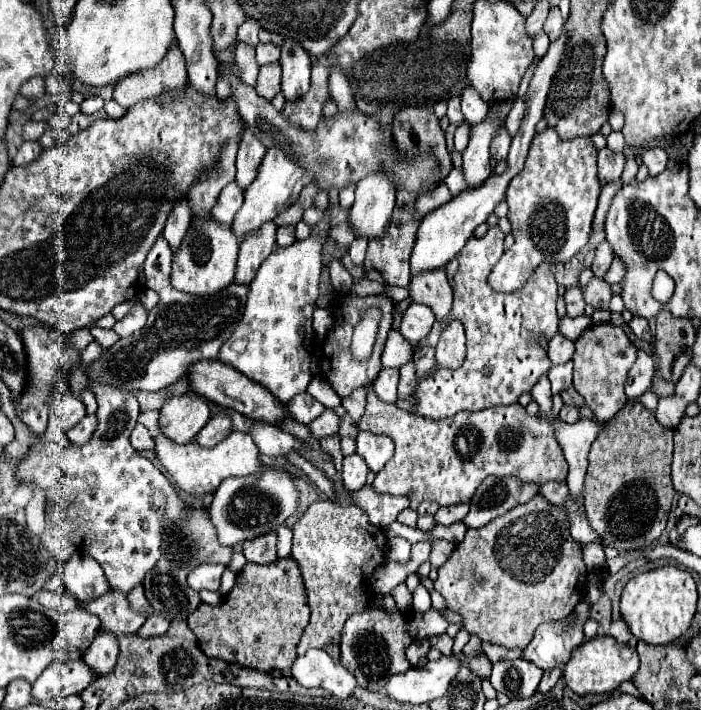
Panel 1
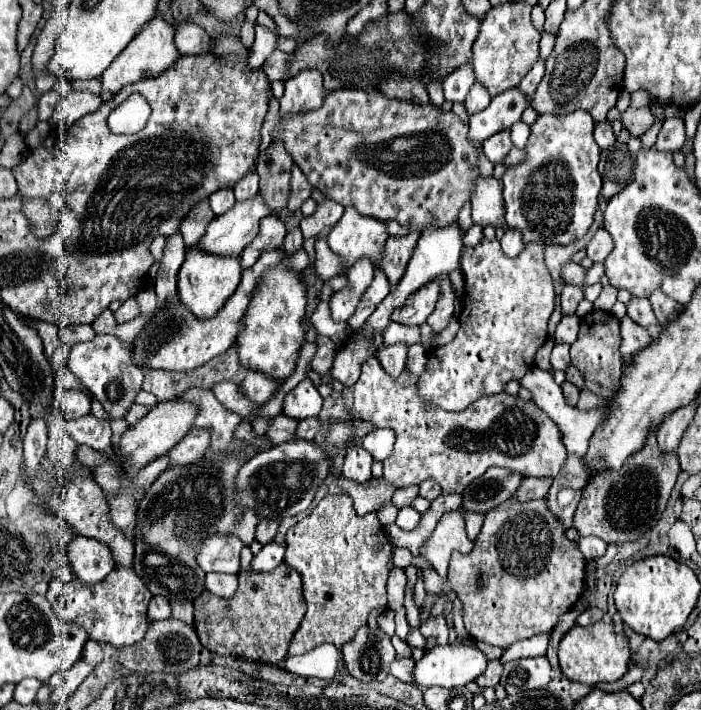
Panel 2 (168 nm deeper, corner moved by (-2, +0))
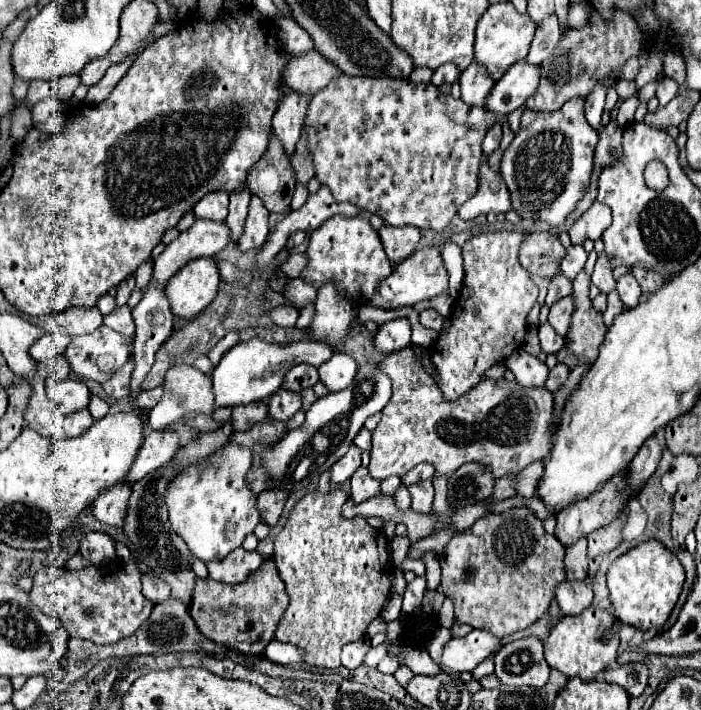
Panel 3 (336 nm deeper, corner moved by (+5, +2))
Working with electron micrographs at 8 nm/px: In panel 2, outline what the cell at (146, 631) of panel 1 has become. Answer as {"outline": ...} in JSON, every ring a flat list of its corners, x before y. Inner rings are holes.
{"outline":[[152,597,148,605,150,621,164,621,170,617,170,603,166,597]]}

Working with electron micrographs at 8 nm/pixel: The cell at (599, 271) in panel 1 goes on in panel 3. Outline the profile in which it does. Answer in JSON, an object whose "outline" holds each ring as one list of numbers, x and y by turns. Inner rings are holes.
{"outline":[[595,201,569,229,569,237,573,245,581,245,585,239,597,241,603,231,611,225,611,209,603,207,603,203]]}

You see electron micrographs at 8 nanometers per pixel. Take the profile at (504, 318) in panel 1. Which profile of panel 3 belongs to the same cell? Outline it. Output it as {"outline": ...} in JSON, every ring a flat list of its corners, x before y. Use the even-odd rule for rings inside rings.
{"outline":[[493,231,493,233,477,233,463,245,465,277,463,277,463,289,451,309,451,331,439,337,431,349,431,361,441,375,439,389,443,391,447,399,457,399,459,395,469,391,473,385,477,385,481,381,483,371,507,359,515,349,521,347,525,339,527,313,535,305,539,289,531,281,531,275,521,267,519,257,517,257,519,245,523,239,525,239,523,233]]}

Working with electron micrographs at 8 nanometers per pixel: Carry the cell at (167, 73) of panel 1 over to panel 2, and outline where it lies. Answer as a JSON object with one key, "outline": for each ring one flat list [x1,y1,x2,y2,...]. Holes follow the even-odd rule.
{"outline":[[160,17,152,19,138,33,138,37,112,61,112,65,106,69,106,73,102,73,102,87,116,95,128,83,138,83,138,81,144,81,150,77,158,77,160,73,170,69,170,65,174,65,174,61,178,61,178,57,182,55,174,43,174,35,176,35,176,29,172,25,168,25,164,19,160,19]]}

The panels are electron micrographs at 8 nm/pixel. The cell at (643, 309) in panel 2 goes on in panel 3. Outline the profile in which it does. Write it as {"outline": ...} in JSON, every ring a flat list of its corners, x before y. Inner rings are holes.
{"outline":[[625,273,623,277,617,279,617,291,619,291,619,297,621,297,625,307,635,307,637,305,641,289,639,289,639,283,635,281,635,277,631,273]]}

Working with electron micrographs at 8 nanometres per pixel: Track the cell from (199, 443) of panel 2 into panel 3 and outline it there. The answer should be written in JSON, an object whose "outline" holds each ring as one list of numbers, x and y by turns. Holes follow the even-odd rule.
{"outline":[[149,431,147,439,143,441,143,447,139,449,139,455,135,457,135,463,131,465,131,471,127,473,125,481,133,485,135,481,143,479,147,473,167,465,175,451,179,449,179,435,173,431]]}

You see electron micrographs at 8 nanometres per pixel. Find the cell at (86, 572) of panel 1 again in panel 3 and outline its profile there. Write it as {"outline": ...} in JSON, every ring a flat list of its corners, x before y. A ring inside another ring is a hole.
{"outline":[[101,531,87,533,87,535,81,539,79,553,81,553,85,559,89,559,91,563,101,565,101,563,105,563,105,561,115,559,115,539,109,537,107,533,101,533]]}

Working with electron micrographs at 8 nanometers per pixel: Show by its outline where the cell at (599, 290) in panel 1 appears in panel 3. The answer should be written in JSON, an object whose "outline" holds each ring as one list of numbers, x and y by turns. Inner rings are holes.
{"outline":[[551,231,529,233,519,247,521,265,539,277,551,279,559,271,559,263,565,255,563,245]]}

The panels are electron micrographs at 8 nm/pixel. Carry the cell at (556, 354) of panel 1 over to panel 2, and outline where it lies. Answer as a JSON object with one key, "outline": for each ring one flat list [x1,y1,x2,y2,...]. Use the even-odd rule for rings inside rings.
{"outline":[[564,315,562,321,558,323,556,327,556,333,554,333,554,341,556,343,564,343,564,345,572,345,576,341,576,333,578,333,578,327,580,327,580,319,576,315]]}

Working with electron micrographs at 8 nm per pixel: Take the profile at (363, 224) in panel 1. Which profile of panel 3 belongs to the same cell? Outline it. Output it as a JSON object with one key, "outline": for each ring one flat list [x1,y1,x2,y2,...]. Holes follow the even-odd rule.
{"outline":[[333,215,331,219,327,219,327,223,319,227,319,231,311,233,305,255,307,265,301,279,309,281,315,289,323,287,325,283,333,283,337,293,345,299,353,299,355,305,367,303,365,299,371,299,379,283,393,273,393,263,383,249,379,233,369,225,363,215]]}

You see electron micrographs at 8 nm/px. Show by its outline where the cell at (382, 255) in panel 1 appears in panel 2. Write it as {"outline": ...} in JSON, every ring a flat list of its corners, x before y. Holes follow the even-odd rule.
{"outline":[[412,231,404,237,388,237,384,245,384,257,382,261,378,261,378,269,386,275,390,285,398,285,398,281,402,279,418,239,420,239,418,231]]}

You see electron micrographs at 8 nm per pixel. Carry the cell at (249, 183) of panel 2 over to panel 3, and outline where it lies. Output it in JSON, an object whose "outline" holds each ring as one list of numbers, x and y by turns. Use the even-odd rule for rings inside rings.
{"outline":[[243,189,241,193,231,193,231,203,229,203,229,215,227,215,227,227,231,231,231,241,235,243,239,235,243,235,243,223,247,217,247,205,249,205,249,189]]}

